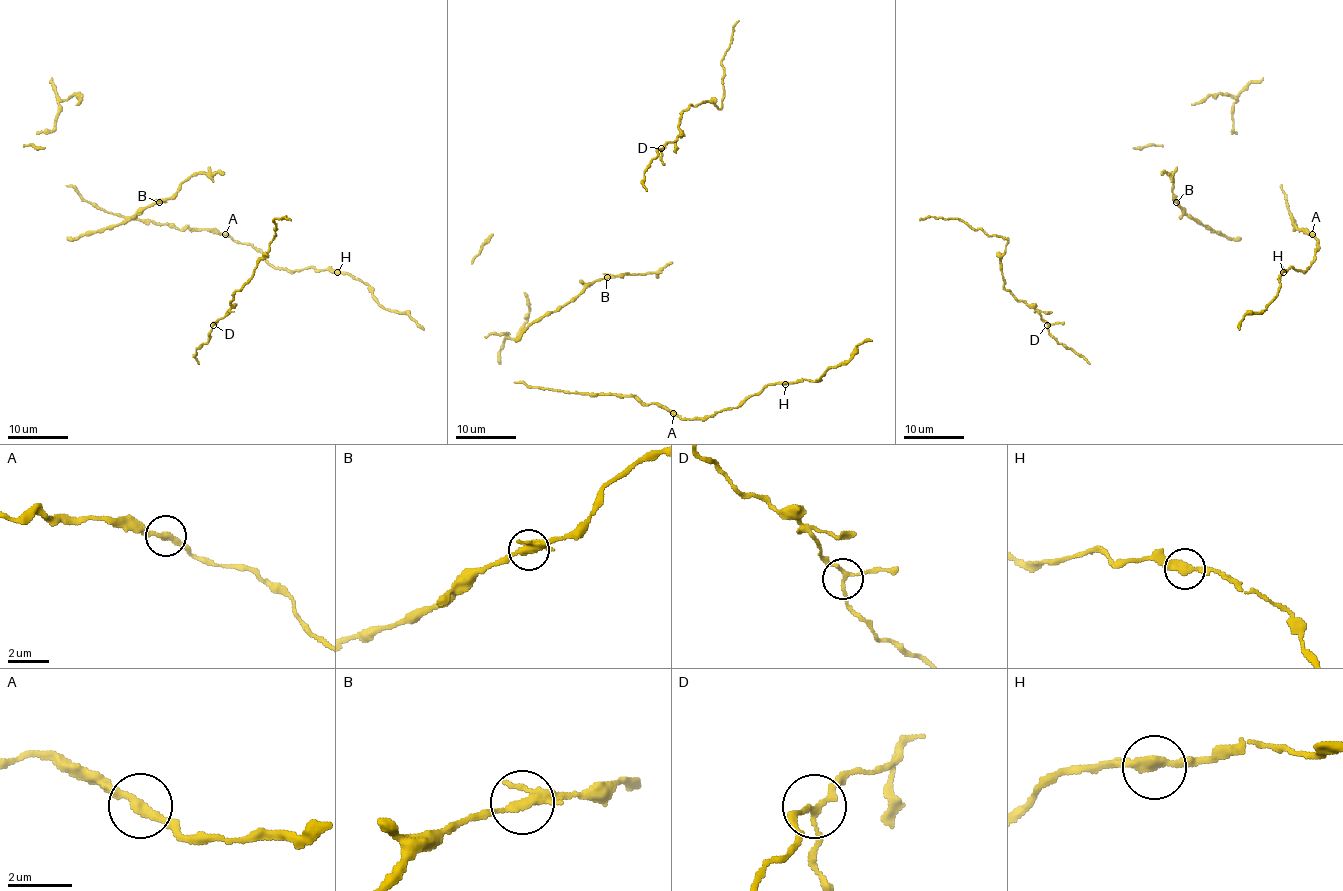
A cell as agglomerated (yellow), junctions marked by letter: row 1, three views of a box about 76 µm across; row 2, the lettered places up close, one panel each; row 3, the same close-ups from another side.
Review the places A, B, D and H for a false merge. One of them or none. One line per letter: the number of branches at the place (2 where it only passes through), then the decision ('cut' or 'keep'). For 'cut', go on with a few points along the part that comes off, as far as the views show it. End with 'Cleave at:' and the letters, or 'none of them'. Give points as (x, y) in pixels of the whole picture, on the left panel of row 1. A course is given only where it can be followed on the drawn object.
A: branches 2; keep
B: branches 3; keep
D: branches 3; keep
H: branches 2; keep
Cleave at: none of them

